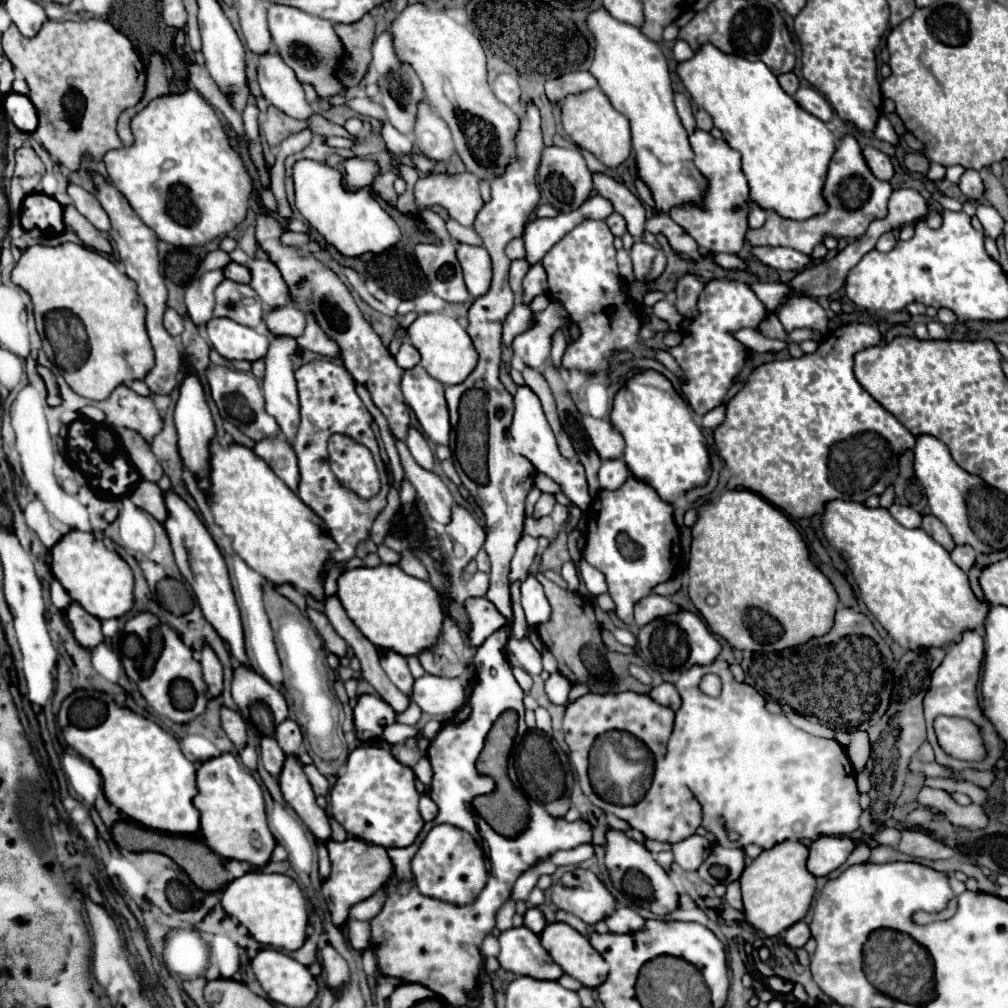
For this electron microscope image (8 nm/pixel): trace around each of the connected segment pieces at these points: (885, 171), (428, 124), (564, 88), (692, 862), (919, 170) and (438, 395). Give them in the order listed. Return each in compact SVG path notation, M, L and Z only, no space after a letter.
M866 146L866 148L864 148L864 158L866 158L868 168L872 170L872 174L874 174L876 178L880 178L880 180L890 180L890 178L894 176L894 166L892 166L890 158L888 158L884 152L880 152L880 150L872 148L872 146Z
M426 100L418 102L418 114L414 124L414 146L420 154L442 162L448 162L448 158L454 152L454 142L448 124L438 114L434 114L432 106Z
M584 70L568 72L564 76L558 76L558 78L546 82L546 96L550 100L562 100L568 94L584 92L590 88L598 88L598 82L590 72L584 72Z
M698 834L672 846L674 862L680 864L684 870L698 870L704 858L708 858L710 850L712 850L712 844L704 836L698 836Z
M910 152L910 154L906 154L906 158L904 158L904 166L906 166L906 170L912 172L912 174L926 174L930 162L926 160L924 154L920 154L920 152Z
M414 366L402 374L402 392L406 404L414 410L424 434L434 444L448 446L450 414L444 398L444 384L428 376L422 366Z

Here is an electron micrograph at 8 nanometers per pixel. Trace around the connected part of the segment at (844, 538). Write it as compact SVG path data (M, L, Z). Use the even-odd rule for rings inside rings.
M828 500L824 512L820 514L822 534L828 544L842 556L844 564L850 568L854 582L860 590L860 596L866 608L876 616L884 630L906 650L920 646L950 646L960 640L964 630L980 630L984 614L988 612L986 602L980 604L968 584L966 572L960 570L948 550L944 550L936 540L932 540L922 528L904 528L892 518L892 514L878 506L868 508L862 502L852 500Z

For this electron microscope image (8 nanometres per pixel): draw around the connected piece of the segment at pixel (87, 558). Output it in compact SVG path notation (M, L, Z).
M72 530L50 550L50 556L52 574L60 580L72 600L76 600L88 614L96 616L98 620L108 620L120 618L130 612L134 604L132 570L114 550L108 550L104 542L98 540L94 534Z

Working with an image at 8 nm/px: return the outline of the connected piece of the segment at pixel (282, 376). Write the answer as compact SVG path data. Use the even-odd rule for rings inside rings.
M268 332L268 340L270 340L270 348L266 352L266 374L262 380L262 390L264 390L264 398L266 398L266 412L274 416L274 420L278 422L282 434L292 442L298 424L300 424L300 404L298 404L298 394L296 394L296 380L294 380L294 366L292 366L292 358L298 350L296 338L292 336L276 336L272 332Z

